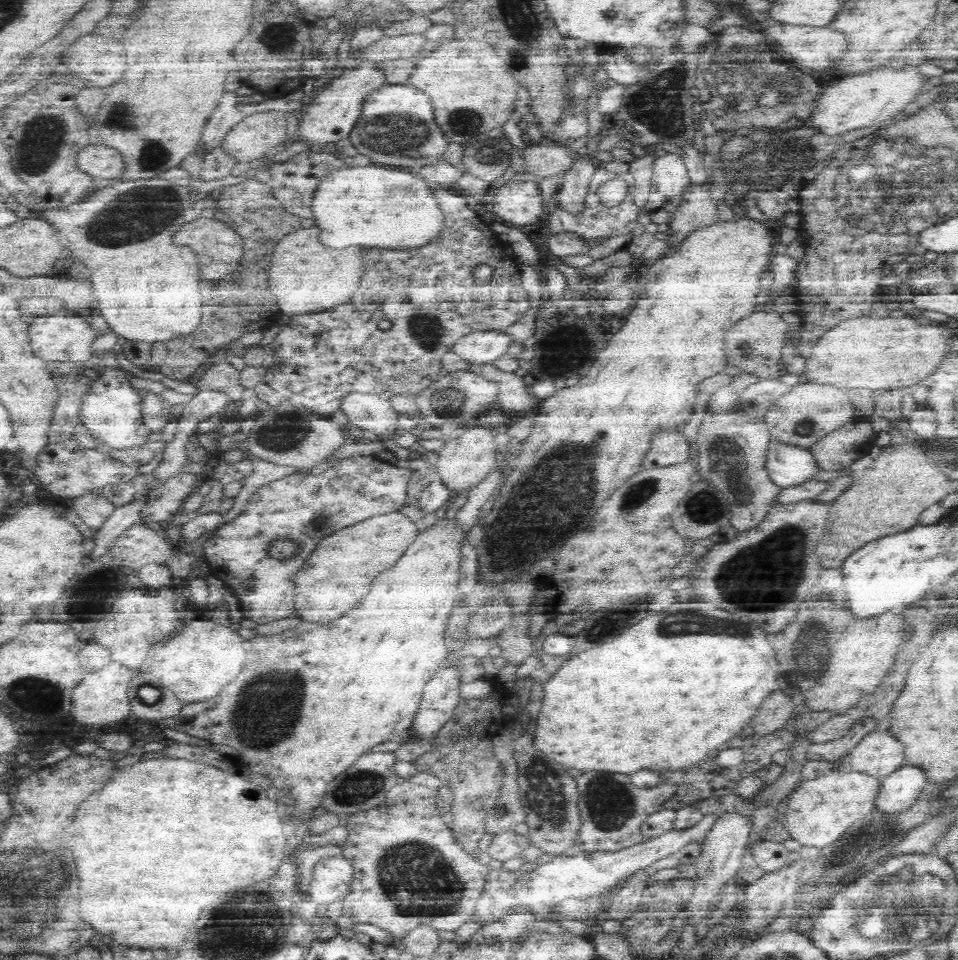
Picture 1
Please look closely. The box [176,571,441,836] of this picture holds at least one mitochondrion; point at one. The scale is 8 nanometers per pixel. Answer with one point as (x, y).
(268, 709)

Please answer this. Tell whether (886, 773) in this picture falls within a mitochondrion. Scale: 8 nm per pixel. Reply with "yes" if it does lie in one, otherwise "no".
no

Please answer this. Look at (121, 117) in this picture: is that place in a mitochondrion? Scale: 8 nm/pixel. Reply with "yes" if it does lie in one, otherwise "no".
yes

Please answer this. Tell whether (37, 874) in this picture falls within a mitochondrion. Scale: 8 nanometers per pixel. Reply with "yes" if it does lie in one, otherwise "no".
yes

